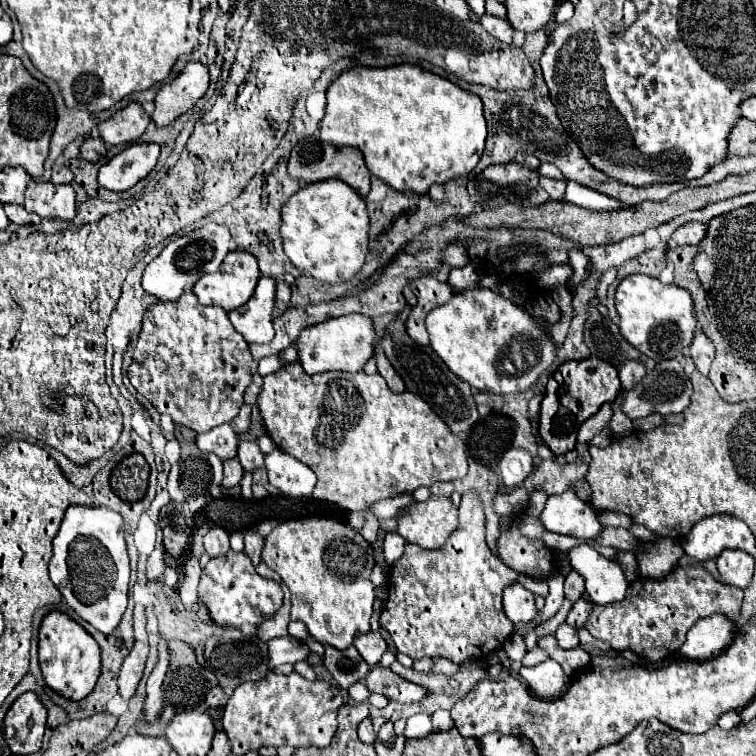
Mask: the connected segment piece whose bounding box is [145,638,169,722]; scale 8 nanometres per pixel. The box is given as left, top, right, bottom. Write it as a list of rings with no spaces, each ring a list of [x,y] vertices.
[[[161,638],[161,642],[159,642],[159,662],[157,662],[153,674],[147,680],[147,698],[145,698],[145,720],[147,722],[153,722],[155,718],[159,718],[161,716],[161,710],[165,706],[161,684],[163,684],[167,666],[169,666],[167,642]]]

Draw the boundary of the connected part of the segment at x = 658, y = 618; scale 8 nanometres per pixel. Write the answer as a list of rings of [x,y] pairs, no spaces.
[[[699,564],[687,568],[677,566],[661,580],[637,578],[629,584],[627,596],[621,602],[613,602],[607,606],[595,604],[585,626],[593,638],[607,642],[613,650],[631,650],[651,662],[659,662],[683,646],[687,630],[699,618],[725,614],[729,620],[735,622],[741,614],[741,604],[741,588],[717,582]]]

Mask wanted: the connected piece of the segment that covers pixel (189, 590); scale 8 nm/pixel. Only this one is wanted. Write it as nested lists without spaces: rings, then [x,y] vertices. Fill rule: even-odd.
[[[187,558],[185,566],[183,566],[183,576],[179,580],[179,598],[185,604],[185,608],[191,608],[197,602],[197,586],[199,586],[199,578],[201,578],[201,566],[199,560]]]

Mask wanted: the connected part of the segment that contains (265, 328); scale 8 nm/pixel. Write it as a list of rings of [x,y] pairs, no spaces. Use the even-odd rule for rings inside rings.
[[[261,276],[249,302],[229,312],[229,320],[249,344],[251,342],[267,344],[275,336],[271,318],[273,304],[275,304],[275,278]]]

